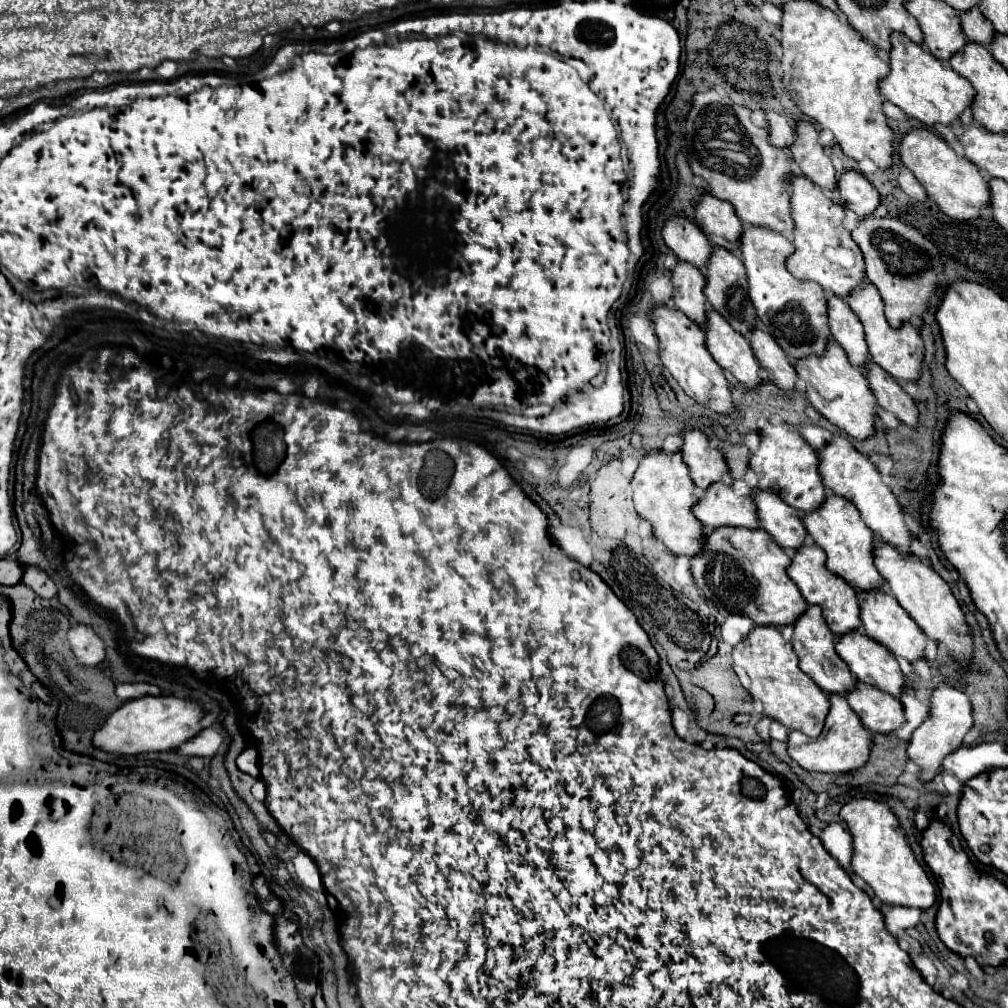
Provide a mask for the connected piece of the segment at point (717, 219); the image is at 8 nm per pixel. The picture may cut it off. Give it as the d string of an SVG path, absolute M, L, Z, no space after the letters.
M702 193L694 205L694 223L706 233L706 239L726 249L736 249L742 233L742 223L730 203Z

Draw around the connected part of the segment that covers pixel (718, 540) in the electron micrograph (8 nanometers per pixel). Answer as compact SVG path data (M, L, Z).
M718 527L704 533L702 553L690 559L694 583L706 599L720 599L722 605L728 607L728 613L746 615L756 621L756 625L790 625L802 615L802 611L806 611L806 599L786 575L788 565L790 557L786 551L774 543L762 527Z

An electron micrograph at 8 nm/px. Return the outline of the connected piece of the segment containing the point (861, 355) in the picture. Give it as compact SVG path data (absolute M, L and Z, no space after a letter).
M838 295L828 297L828 321L832 337L844 347L850 363L862 367L868 361L864 329L854 311Z

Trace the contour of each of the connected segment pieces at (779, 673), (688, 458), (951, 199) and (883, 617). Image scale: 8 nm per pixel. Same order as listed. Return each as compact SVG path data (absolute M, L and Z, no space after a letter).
M754 627L752 633L734 647L732 653L734 665L742 665L742 669L750 677L750 695L760 699L764 705L764 713L776 721L780 721L788 729L798 729L810 737L818 737L824 719L828 715L828 697L826 693L806 675L798 665L798 655L792 649L792 643L782 637L776 627Z
M696 427L682 429L682 459L690 469L690 477L696 487L706 489L710 483L720 481L722 473L728 471L724 455L710 447L708 435Z
M910 129L908 133L904 133L898 143L898 153L902 163L914 173L926 193L946 215L958 221L968 221L976 219L980 215L980 209L988 205L988 183L980 169L972 161L950 149L946 141L930 129Z
M876 589L866 591L862 601L860 601L860 621L862 621L866 635L876 639L884 647L888 647L894 655L904 657L908 661L920 659L920 657L926 655L926 651L924 651L926 641L924 641L922 629L912 621L912 617L902 609L902 605L896 603L894 595L884 593L884 591L876 591Z

